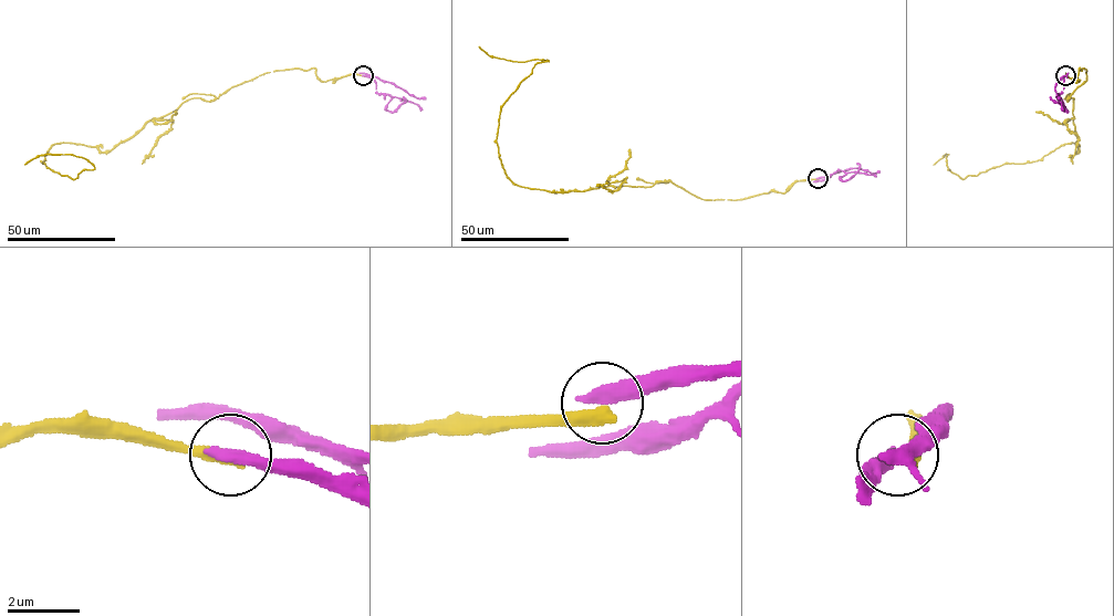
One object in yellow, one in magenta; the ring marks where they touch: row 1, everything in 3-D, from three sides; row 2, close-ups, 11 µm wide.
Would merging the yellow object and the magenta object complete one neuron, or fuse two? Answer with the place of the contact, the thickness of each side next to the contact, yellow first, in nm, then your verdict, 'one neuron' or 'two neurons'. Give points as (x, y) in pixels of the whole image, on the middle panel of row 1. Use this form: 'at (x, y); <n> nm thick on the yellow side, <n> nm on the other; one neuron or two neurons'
at (818, 178); 440 nm thick on the yellow side, 460 nm on the other; two neurons

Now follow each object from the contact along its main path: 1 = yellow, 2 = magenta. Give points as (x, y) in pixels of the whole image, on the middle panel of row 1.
1: (818, 178), (737, 199), (670, 181), (520, 187), (499, 157), (501, 106), (549, 61), (479, 47)
2: (818, 178), (843, 170), (846, 174), (840, 178), (847, 180), (855, 174), (860, 165), (856, 164)

